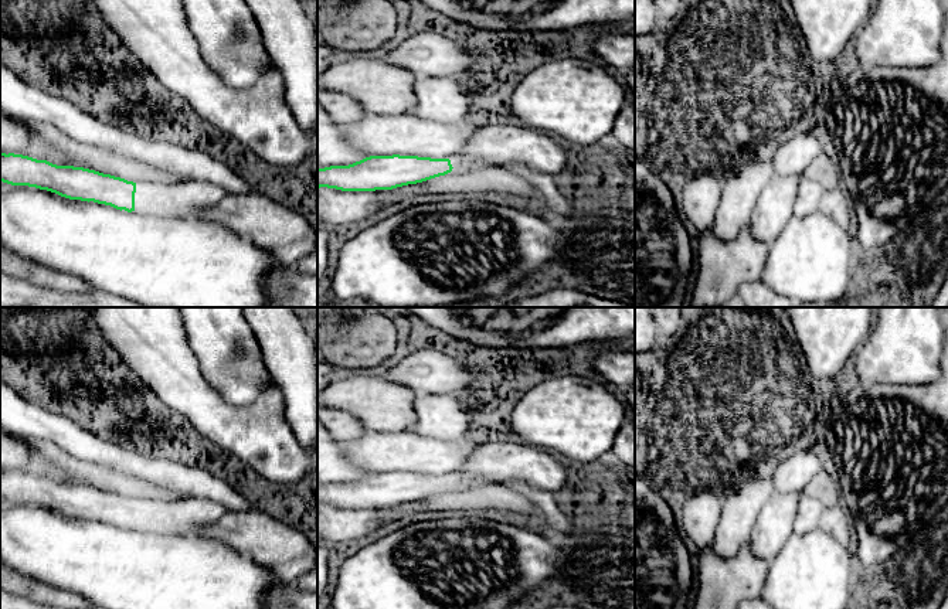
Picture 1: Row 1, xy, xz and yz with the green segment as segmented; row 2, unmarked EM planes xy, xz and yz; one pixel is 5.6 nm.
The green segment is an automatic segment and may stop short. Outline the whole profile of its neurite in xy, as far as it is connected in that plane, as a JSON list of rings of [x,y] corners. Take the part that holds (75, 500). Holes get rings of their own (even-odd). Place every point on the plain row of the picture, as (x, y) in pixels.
[[[0,470],[0,499],[47,507],[69,517],[94,518],[120,528],[194,538],[205,538],[204,530],[225,513],[224,506],[207,499],[133,500],[14,470]]]

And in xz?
[[[370,473],[349,483],[317,486],[317,506],[376,508],[422,500],[452,489],[449,476]]]

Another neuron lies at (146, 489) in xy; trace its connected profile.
[[[20,438],[35,452],[52,460],[58,467],[68,473],[68,482],[84,484],[103,491],[125,496],[128,499],[167,499],[167,500],[190,500],[188,494],[173,493],[169,489],[146,482],[132,474],[120,463],[118,466],[106,466],[95,462],[81,460],[50,440],[35,438]]]

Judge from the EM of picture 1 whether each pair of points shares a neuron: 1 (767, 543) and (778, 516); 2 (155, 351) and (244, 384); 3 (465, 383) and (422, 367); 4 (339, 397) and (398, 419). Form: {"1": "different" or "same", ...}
{"1": "same", "2": "different", "3": "same", "4": "same"}

